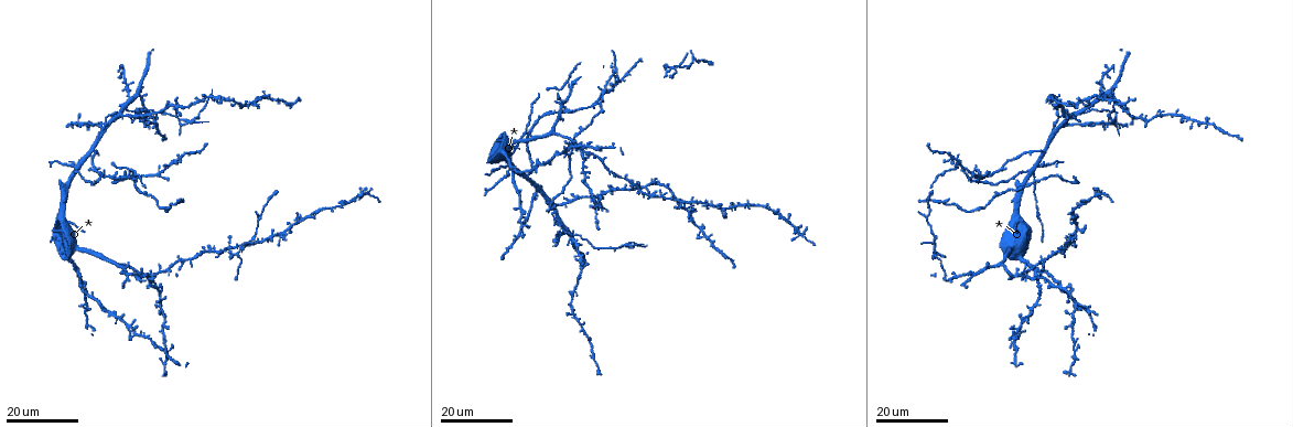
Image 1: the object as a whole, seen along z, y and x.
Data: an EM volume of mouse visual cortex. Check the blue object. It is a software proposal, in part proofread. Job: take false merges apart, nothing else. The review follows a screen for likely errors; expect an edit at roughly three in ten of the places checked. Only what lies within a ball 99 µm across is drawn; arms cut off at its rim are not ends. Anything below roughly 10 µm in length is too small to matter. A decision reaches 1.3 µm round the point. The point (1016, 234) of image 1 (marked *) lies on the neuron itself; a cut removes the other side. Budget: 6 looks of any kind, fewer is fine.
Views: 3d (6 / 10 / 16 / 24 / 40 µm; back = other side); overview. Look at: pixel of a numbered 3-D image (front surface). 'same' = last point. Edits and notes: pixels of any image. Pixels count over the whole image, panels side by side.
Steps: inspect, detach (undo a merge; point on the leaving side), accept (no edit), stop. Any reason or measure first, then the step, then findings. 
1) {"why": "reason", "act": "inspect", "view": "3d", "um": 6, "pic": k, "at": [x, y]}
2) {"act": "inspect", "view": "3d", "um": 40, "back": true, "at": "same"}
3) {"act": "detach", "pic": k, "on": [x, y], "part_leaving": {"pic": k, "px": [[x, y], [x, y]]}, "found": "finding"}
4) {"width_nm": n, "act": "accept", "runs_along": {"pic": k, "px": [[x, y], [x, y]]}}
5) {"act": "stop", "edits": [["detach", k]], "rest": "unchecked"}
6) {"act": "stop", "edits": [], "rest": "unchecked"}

{"why": "side arm on a straight run", "act": "inspect", "view": "3d", "um": 16, "pic": 1, "at": [1036, 273]}

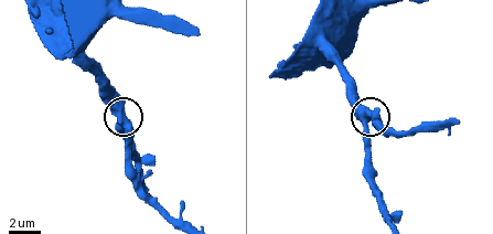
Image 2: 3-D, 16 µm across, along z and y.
{"act": "inspect", "view": "3d", "um": 10, "pic": 2, "at": [368, 117]}

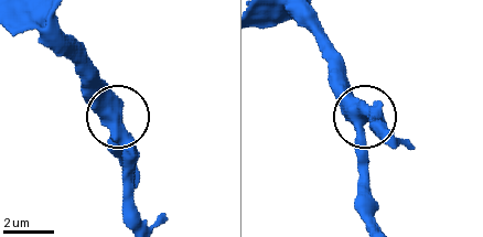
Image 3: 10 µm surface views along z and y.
{"act": "inspect", "view": "3d", "um": 6, "pic": 3, "at": [360, 118]}

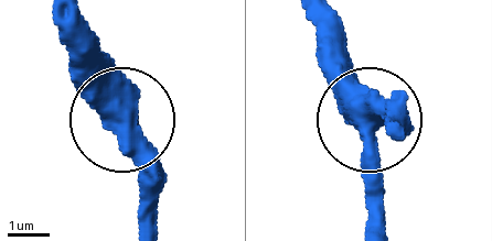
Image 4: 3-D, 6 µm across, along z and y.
{"arms": 3, "act": "accept", "runs_along": {"pic": 4, "px": [[310, 14], [324, 57], [374, 120], [374, 215]]}, "found": "continuous, no second neuron"}

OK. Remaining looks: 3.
{"why": "four-way junction", "act": "inspect", "view": "3d", "um": 24, "pic": 1, "at": [1077, 302]}

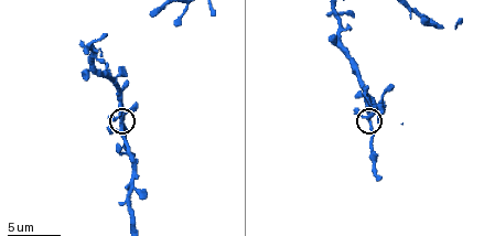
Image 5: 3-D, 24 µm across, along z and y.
{"why": "closer look", "act": "inspect", "view": "3d", "um": 10, "pic": 5, "at": [368, 120]}

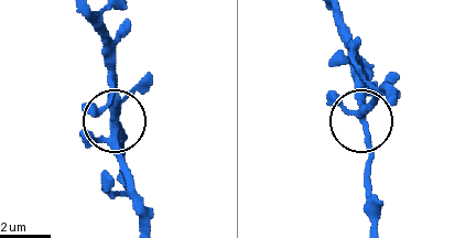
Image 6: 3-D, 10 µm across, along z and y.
{"width_nm": 290, "act": "accept", "found": "one neuron here"}

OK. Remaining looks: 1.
{"act": "stop", "edits": [], "rest": "unchecked"}

